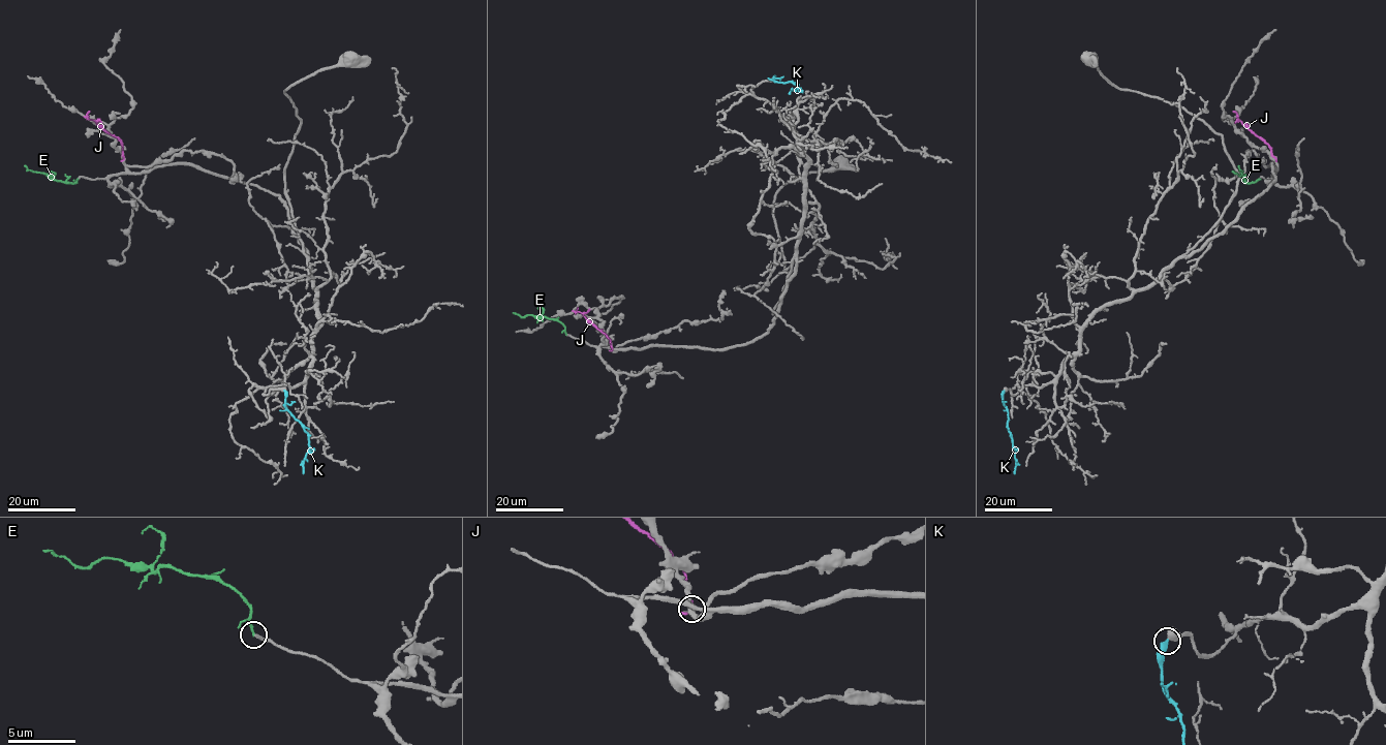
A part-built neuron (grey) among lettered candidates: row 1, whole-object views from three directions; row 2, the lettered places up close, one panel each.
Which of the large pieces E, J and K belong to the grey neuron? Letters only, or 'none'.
K

